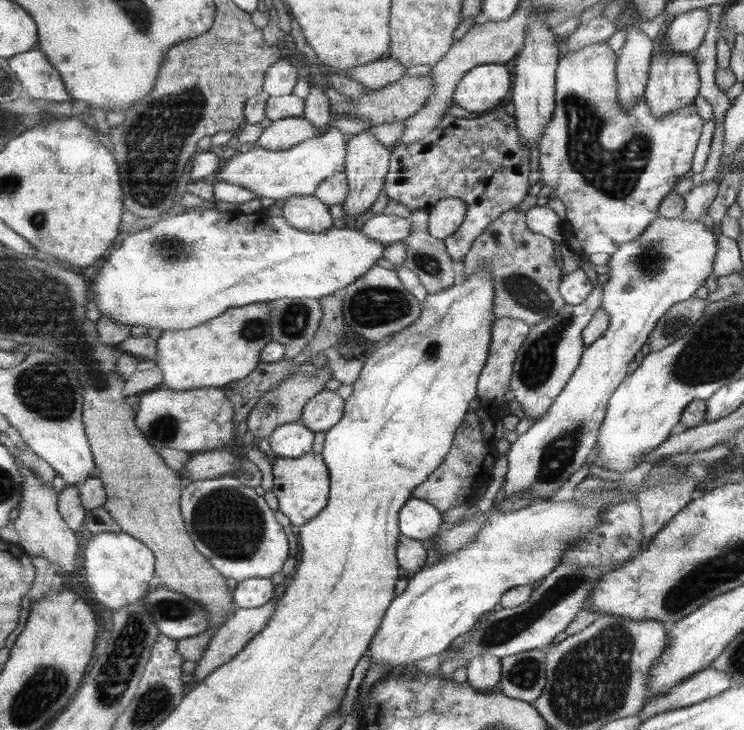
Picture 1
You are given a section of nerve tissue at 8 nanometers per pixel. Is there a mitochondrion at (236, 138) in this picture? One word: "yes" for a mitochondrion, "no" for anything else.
no

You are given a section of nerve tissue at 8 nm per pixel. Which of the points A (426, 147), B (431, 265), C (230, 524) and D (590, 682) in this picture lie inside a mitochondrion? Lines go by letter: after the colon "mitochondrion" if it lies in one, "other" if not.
A: other
B: mitochondrion
C: mitochondrion
D: mitochondrion

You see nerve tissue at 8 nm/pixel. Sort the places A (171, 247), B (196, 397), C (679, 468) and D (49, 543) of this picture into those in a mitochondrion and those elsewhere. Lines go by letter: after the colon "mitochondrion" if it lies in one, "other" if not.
A: mitochondrion
B: other
C: other
D: other

